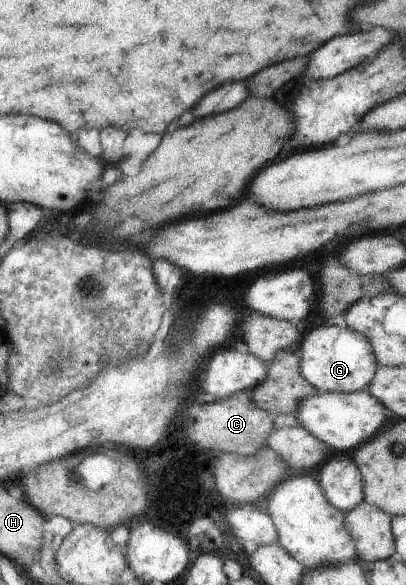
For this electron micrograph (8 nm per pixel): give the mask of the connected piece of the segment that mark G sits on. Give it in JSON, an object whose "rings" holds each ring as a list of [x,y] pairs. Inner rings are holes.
{"rings":[[[346,325],[318,326],[303,335],[296,352],[299,354],[299,371],[316,390],[328,392],[356,392],[367,389],[375,375],[374,351],[365,335]]]}

